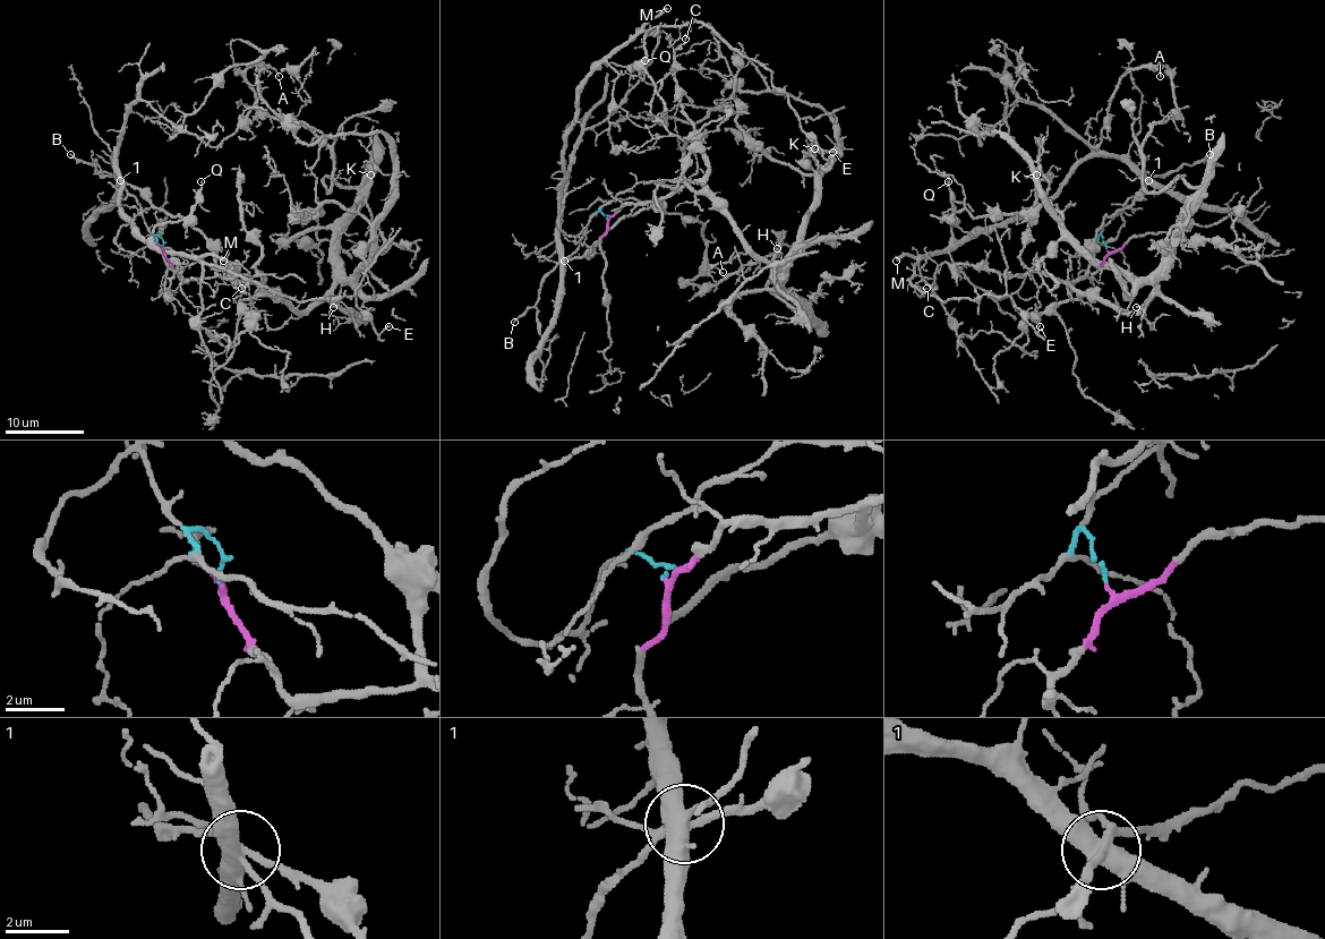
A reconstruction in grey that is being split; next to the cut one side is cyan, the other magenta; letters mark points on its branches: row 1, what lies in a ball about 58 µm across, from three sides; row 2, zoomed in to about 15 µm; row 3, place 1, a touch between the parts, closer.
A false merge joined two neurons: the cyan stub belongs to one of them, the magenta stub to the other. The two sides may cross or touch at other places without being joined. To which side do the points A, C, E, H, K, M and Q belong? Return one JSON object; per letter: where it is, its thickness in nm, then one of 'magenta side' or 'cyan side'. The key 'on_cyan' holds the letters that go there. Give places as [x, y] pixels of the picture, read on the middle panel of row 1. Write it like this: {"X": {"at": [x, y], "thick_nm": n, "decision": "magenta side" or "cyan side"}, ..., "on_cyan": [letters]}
{"A": {"at": [723, 272], "thick_nm": 110, "decision": "magenta side"}, "C": {"at": [685, 39], "thick_nm": 130, "decision": "cyan side"}, "E": {"at": [832, 152], "thick_nm": 160, "decision": "cyan side"}, "H": {"at": [777, 248], "thick_nm": 110, "decision": "magenta side"}, "K": {"at": [814, 148], "thick_nm": 110, "decision": "magenta side"}, "M": {"at": [667, 8], "thick_nm": 320, "decision": "cyan side"}, "Q": {"at": [644, 60], "thick_nm": 90, "decision": "cyan side"}, "on_cyan": ["C", "E", "M", "Q"]}

